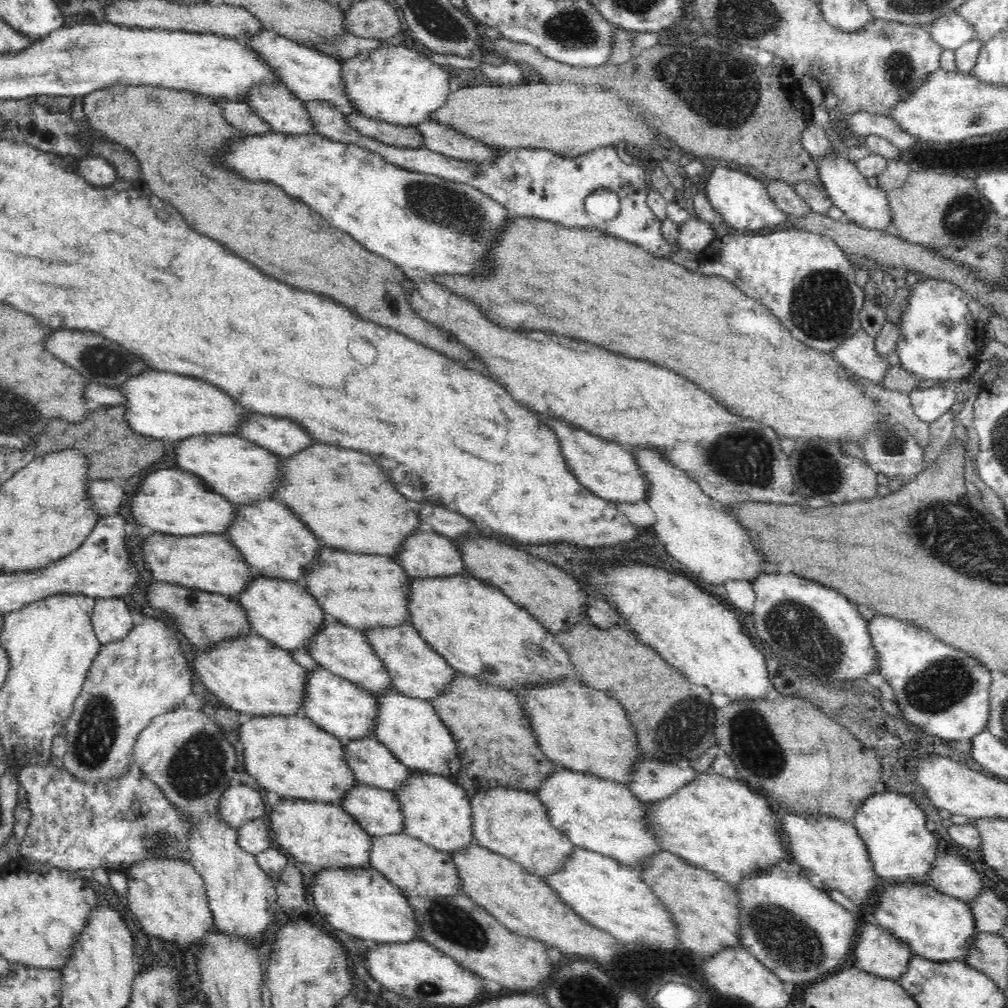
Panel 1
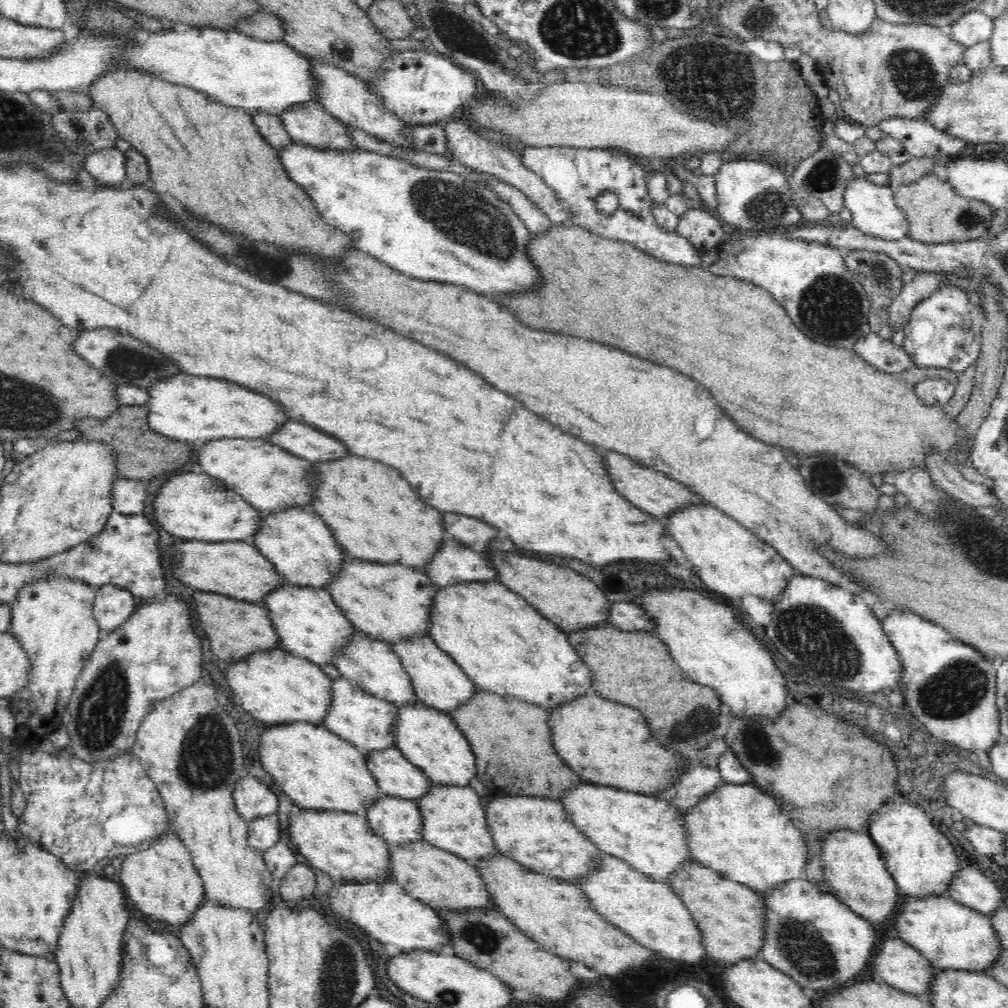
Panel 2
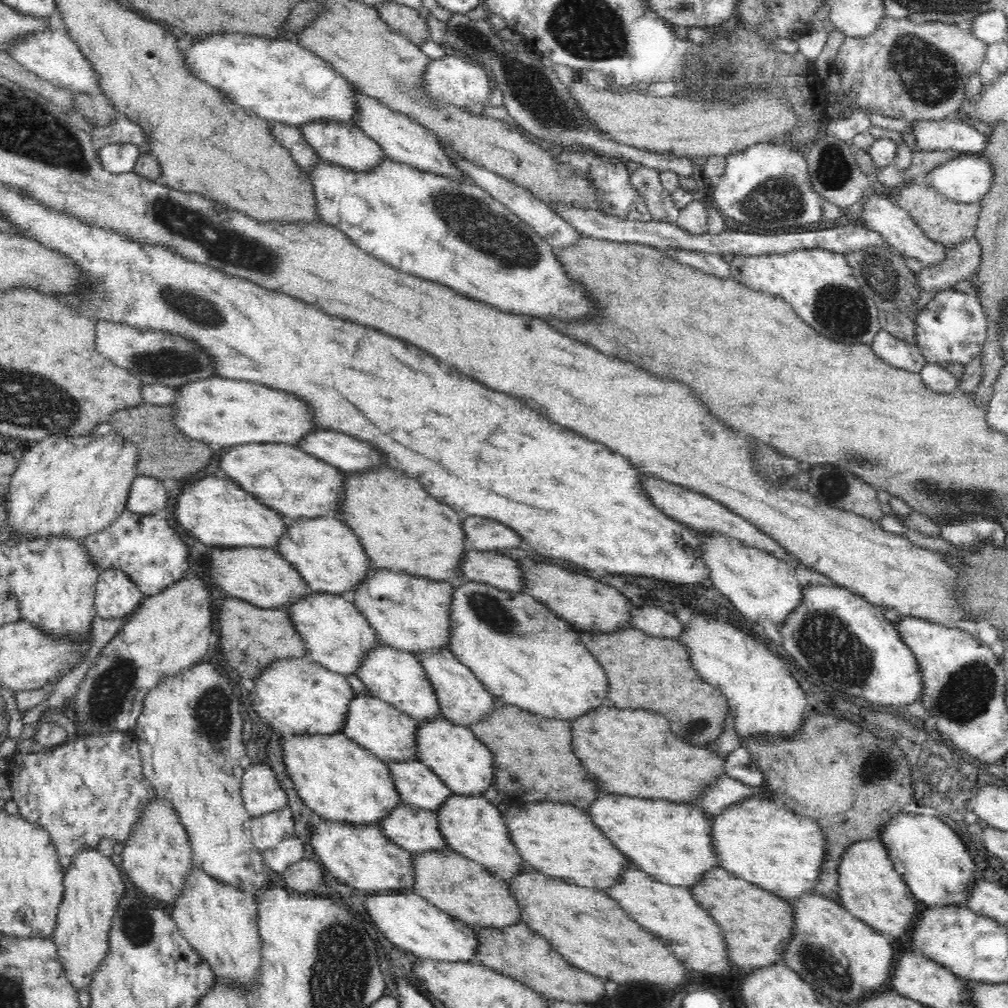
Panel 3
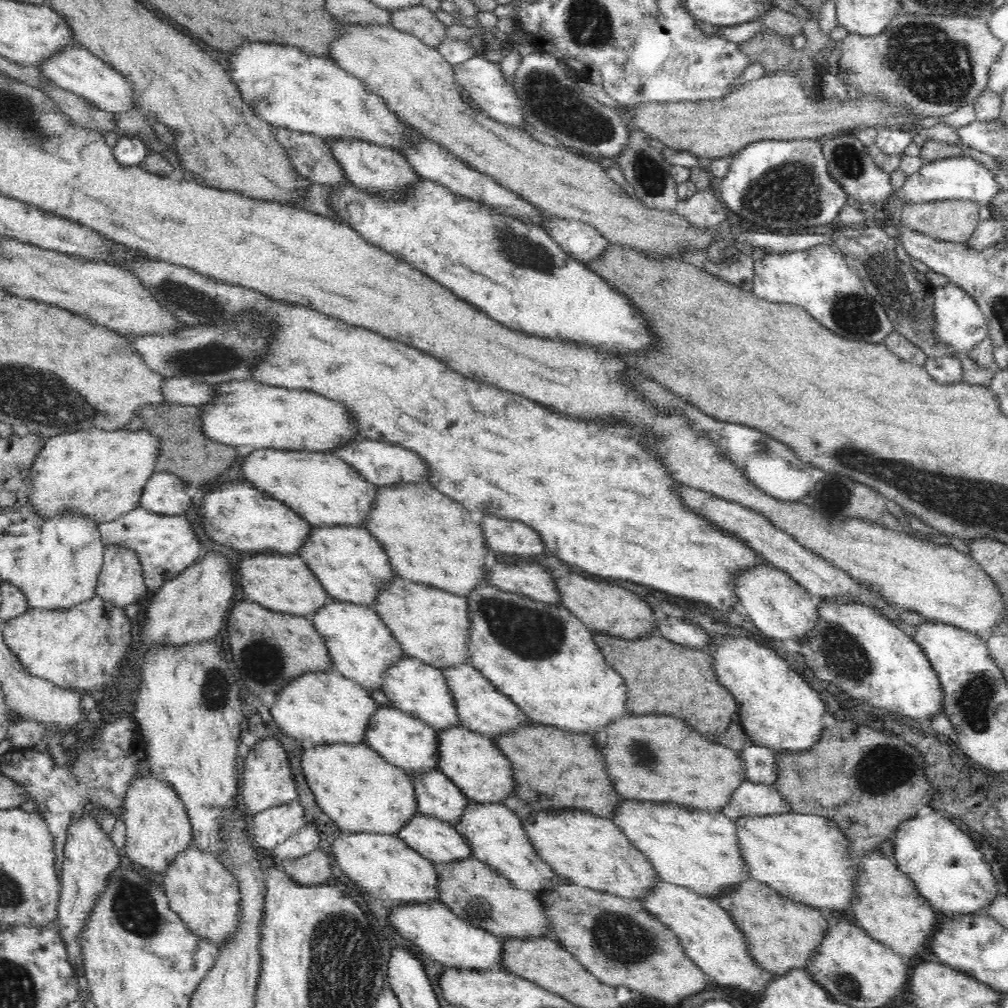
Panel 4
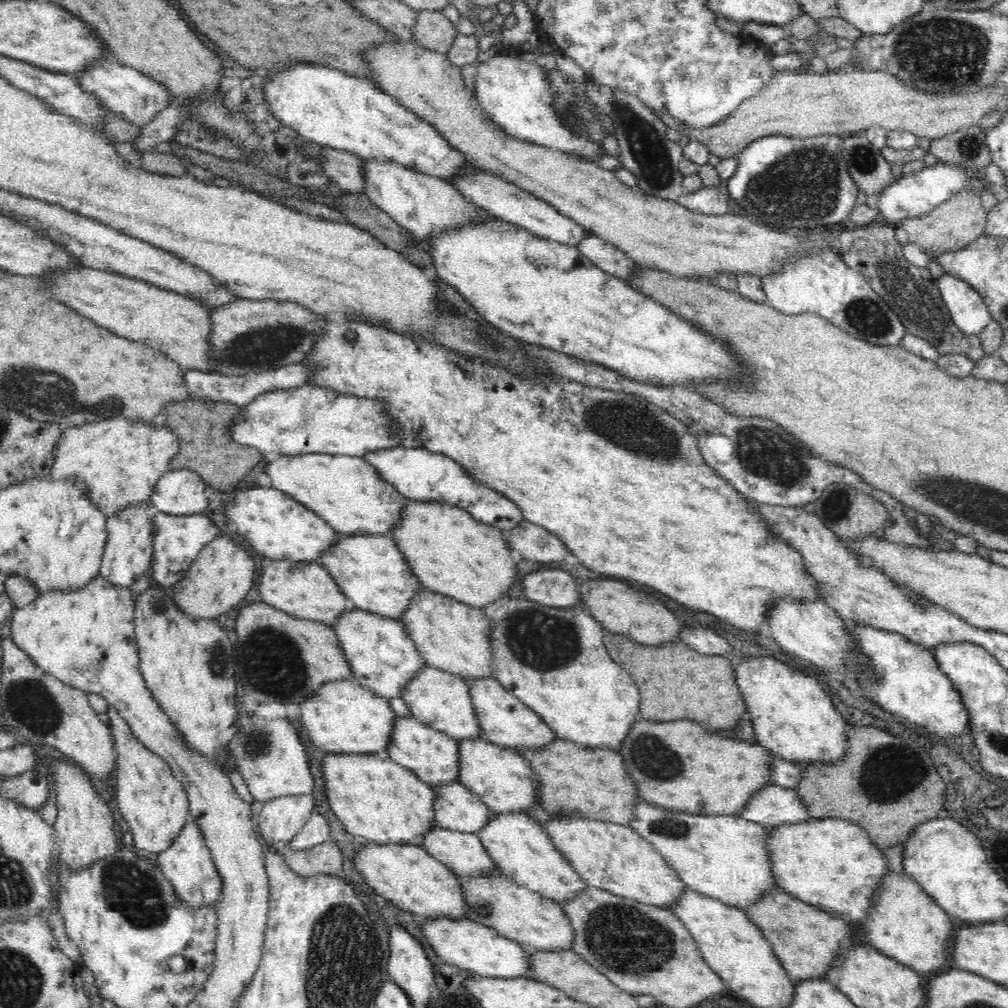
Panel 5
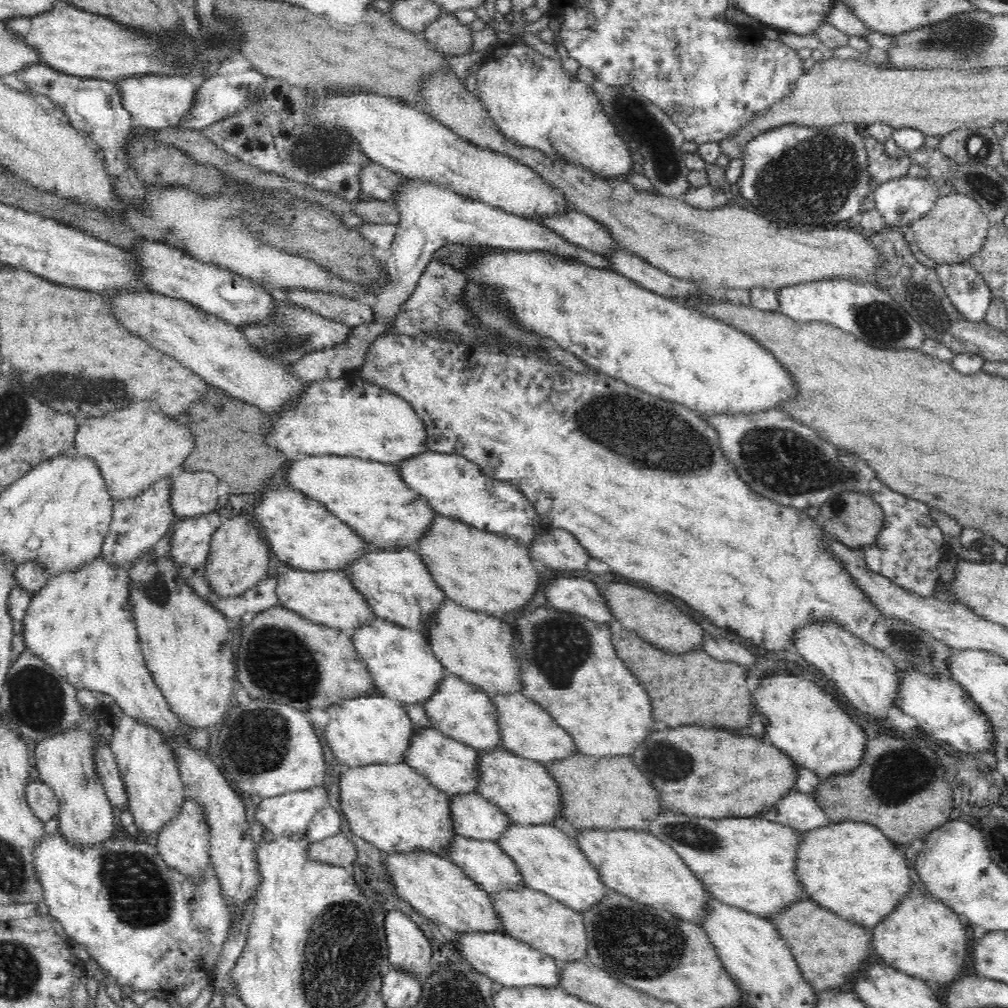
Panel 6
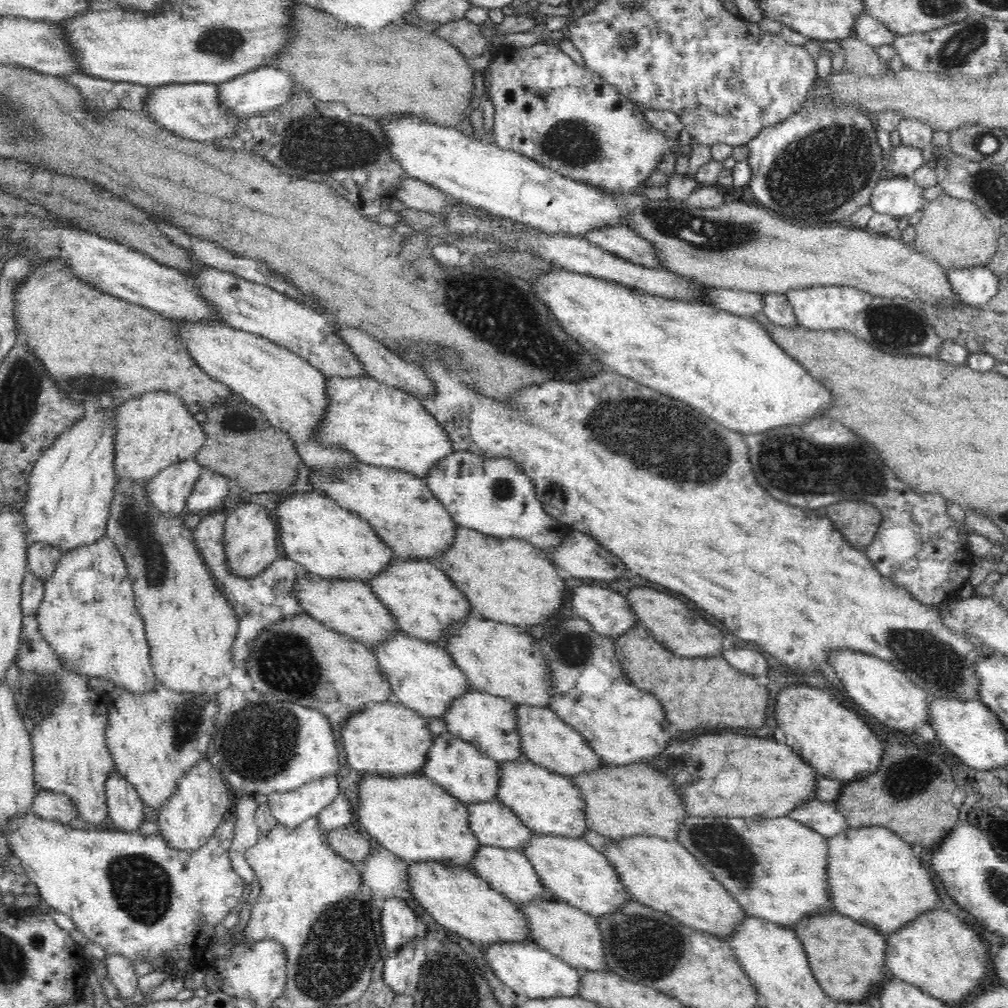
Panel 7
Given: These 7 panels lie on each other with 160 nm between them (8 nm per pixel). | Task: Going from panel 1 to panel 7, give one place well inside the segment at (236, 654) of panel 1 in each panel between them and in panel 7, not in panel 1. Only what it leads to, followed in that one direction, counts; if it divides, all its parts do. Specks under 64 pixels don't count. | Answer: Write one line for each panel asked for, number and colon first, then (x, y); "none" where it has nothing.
2: (278, 687)
3: (298, 696)
4: (318, 708)
5: (343, 717)
6: (375, 729)
7: (387, 739)

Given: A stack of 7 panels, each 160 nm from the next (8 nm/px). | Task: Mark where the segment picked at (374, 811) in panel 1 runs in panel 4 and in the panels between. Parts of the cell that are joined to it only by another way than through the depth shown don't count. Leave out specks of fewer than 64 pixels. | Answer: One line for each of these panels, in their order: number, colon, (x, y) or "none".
2: (400, 822)
3: (417, 831)
4: (436, 841)

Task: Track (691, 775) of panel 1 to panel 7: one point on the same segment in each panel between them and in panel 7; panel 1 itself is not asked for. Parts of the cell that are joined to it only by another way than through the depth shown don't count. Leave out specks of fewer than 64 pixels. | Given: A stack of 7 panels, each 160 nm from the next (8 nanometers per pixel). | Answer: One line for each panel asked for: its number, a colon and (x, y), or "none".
2: (697, 783)
3: (728, 792)
4: (752, 800)
5: (774, 806)
6: (798, 810)
7: (823, 817)

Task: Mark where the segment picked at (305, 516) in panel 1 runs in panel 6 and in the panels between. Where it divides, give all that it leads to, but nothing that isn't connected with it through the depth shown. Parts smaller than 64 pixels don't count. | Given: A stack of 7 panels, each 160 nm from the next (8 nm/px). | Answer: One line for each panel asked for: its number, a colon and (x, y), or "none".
2: (379, 518)
3: (405, 529)
4: (432, 539)
5: (452, 554)
6: (482, 571)

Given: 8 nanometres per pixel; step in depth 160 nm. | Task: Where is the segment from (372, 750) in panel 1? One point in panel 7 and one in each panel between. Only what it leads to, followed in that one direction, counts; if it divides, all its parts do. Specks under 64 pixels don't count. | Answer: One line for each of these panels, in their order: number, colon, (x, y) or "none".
2: (398, 777)
3: (420, 787)
4: (438, 797)
5: (458, 809)
6: (475, 817)
7: (496, 825)

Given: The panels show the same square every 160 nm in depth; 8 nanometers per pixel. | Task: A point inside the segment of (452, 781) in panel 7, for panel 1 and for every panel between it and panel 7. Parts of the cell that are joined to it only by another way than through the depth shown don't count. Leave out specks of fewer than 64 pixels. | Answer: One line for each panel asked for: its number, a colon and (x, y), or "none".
1: (337, 706)
2: (368, 723)
3: (390, 734)
4: (404, 741)
5: (434, 757)
6: (453, 767)

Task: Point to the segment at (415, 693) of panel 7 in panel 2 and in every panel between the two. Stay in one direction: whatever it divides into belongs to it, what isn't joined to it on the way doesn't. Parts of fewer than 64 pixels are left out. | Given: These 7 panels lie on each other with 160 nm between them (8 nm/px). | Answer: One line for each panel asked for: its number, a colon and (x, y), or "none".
2: (310, 623)
3: (339, 636)
4: (362, 646)
5: (384, 658)
6: (404, 667)

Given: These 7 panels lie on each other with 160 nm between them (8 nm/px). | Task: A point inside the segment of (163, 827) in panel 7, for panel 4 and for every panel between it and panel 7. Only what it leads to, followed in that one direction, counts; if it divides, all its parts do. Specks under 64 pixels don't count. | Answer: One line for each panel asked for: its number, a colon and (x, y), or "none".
4: (201, 891)
5: (187, 862)
6: (184, 842)

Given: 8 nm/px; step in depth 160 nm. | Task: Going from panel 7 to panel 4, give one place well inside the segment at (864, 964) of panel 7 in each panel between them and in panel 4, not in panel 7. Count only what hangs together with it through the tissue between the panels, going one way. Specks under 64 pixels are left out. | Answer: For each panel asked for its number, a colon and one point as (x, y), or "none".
4: (782, 933)
5: (807, 940)
6: (830, 950)

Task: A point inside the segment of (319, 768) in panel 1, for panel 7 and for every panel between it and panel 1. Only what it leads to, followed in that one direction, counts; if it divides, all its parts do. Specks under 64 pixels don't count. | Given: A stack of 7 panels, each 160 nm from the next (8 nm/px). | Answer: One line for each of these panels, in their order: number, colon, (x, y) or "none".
2: (318, 770)
3: (341, 781)
4: (354, 786)
5: (379, 801)
6: (392, 806)
7: (414, 818)

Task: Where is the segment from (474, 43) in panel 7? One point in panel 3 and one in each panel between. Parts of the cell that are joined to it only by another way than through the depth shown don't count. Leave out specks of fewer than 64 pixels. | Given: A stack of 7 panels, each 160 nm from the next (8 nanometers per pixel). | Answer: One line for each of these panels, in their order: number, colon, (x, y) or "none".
3: (406, 20)
4: (419, 21)
5: (434, 31)
6: (448, 34)

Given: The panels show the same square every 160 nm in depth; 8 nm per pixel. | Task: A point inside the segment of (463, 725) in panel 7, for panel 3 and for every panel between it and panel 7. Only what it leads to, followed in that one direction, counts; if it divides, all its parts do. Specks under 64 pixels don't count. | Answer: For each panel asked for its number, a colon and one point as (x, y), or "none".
3: (397, 677)
4: (420, 690)
5: (442, 700)
6: (460, 710)

